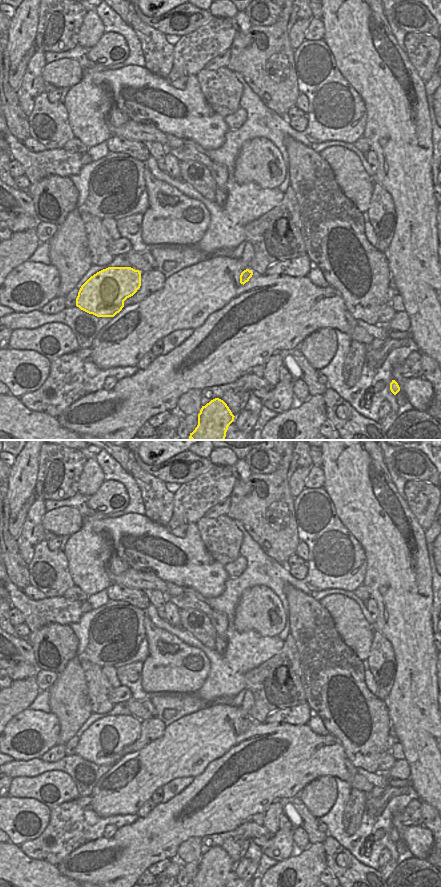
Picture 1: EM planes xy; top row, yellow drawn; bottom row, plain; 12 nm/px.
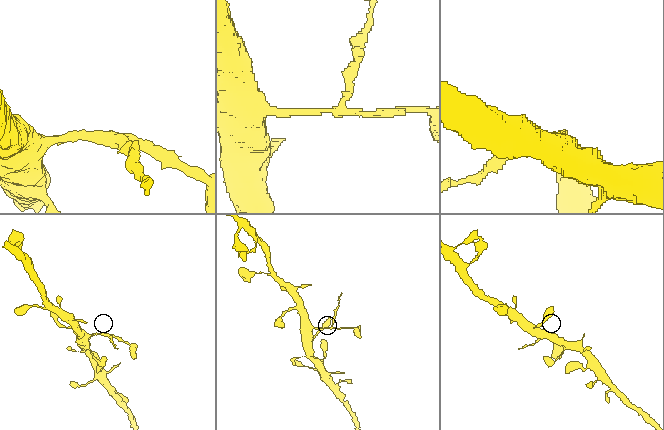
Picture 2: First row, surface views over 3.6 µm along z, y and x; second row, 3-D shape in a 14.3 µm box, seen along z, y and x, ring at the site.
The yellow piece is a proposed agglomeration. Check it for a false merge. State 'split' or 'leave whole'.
split

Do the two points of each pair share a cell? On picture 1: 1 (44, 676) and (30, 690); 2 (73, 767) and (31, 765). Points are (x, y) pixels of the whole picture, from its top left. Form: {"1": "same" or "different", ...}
{"1": "different", "2": "same"}

